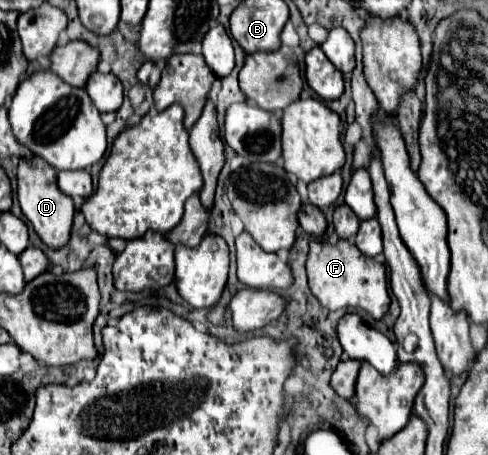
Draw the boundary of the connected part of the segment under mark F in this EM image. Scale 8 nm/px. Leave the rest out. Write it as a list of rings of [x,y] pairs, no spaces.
[[[311,240],[311,250],[307,256],[307,276],[309,288],[321,306],[327,310],[341,308],[359,308],[369,312],[375,320],[381,320],[391,304],[387,292],[387,272],[383,264],[377,264],[373,258],[361,254],[357,246],[349,240],[339,240],[337,246],[321,244]]]

